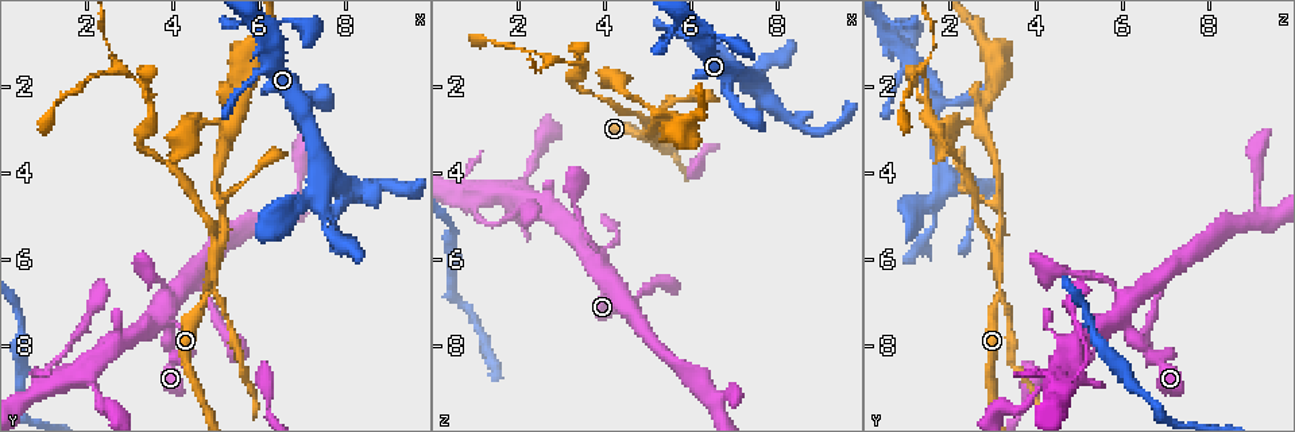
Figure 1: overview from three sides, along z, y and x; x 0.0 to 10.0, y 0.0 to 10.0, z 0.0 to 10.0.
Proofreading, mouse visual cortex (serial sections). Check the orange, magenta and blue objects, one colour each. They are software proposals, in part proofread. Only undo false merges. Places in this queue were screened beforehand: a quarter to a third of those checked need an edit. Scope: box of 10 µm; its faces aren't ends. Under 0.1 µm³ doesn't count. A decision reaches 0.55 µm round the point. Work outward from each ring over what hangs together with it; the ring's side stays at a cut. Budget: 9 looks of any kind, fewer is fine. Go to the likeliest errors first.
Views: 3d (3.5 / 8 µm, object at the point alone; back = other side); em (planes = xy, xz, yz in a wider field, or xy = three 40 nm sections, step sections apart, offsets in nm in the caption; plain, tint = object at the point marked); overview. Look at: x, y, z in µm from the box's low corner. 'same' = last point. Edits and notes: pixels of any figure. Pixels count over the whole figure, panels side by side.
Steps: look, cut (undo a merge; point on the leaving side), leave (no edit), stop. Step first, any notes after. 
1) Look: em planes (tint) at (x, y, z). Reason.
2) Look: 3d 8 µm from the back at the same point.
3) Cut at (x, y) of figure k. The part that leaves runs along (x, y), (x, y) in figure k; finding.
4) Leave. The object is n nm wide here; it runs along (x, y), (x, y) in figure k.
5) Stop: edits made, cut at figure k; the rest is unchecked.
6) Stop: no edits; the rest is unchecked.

Look: 3d 3.5 µm from the back at (5.00, 5.90, 3.10). Branch point.

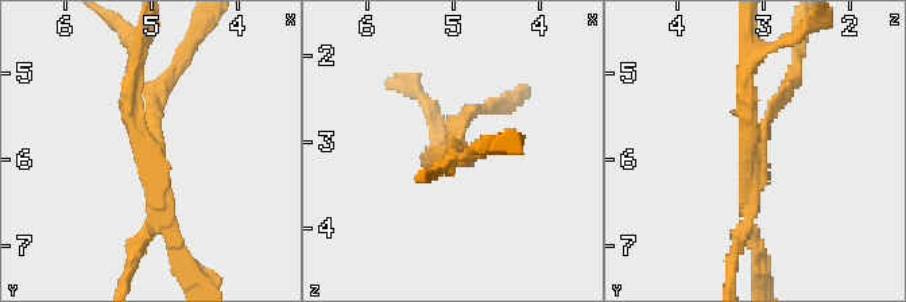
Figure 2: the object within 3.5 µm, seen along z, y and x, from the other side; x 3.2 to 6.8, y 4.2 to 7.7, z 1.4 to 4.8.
Look: em planes (plain) at (5.00, 5.85, 3.10). Shape alone is not enough.

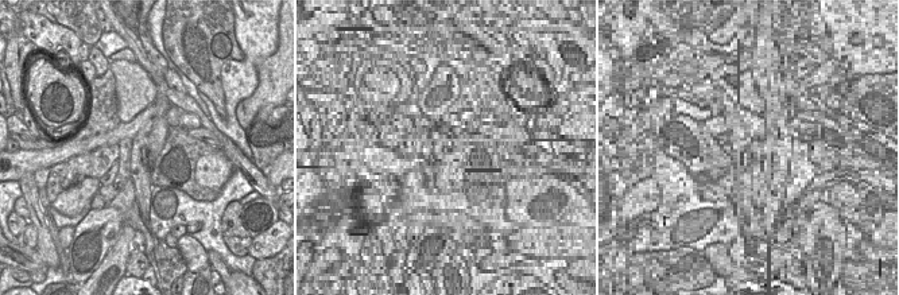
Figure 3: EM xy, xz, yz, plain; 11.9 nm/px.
Look: em planes (tint) at the same point.

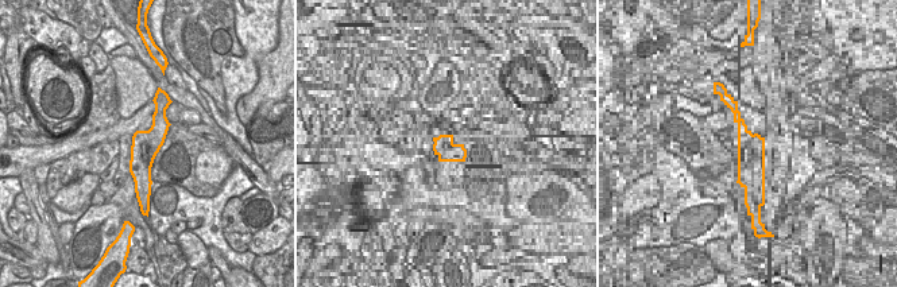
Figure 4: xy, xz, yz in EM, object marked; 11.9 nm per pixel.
Cut at (132, 262) of figure 2. 3 arms meet here; the arms are 150, 200, 200 nm wide; a second cell is stuck on.

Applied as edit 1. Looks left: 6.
Look: 3d 8 µm at (3.80, 7.30, 6.05).

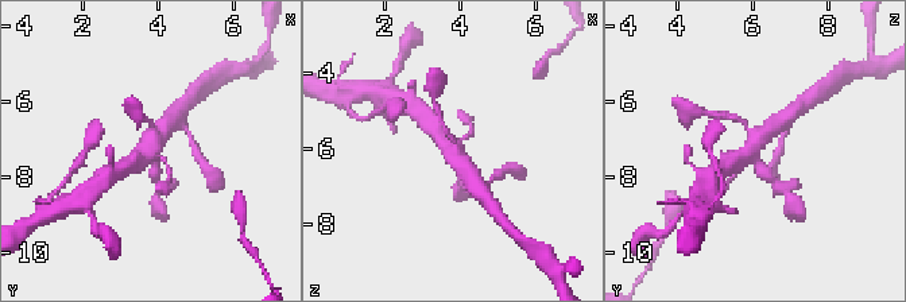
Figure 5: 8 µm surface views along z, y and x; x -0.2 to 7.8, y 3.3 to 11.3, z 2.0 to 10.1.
Look: em xy step 1 (tint) at the same point. Now the EM.

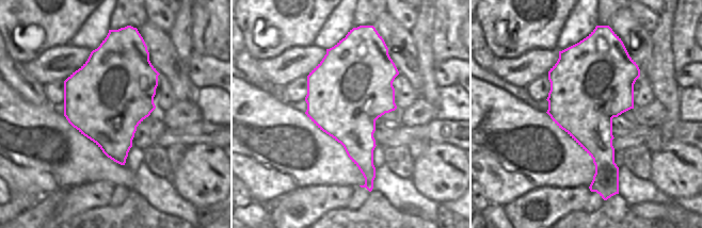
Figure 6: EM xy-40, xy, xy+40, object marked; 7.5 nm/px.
Leave. All the same cell.

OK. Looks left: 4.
Look: 3d 3.5 µm at (5.30, 3.00, 2.75). Narrows sharply.

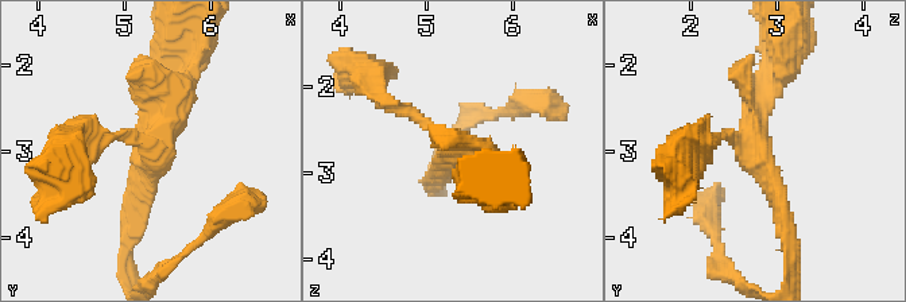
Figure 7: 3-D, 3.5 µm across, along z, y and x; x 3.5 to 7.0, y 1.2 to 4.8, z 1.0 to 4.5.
Look: em xy step 5 (tint) at (5.35, 2.95, 2.75). 3 arms meet here; the arms are 150, 200, 250 nm wide; now the EM.

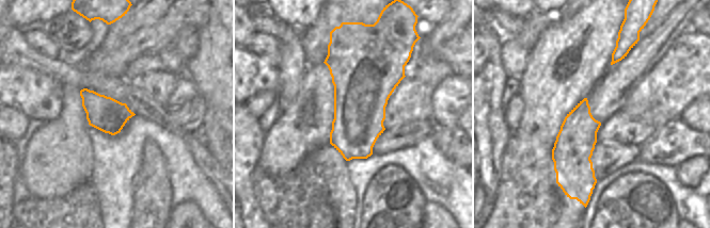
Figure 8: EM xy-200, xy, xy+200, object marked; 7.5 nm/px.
Leave. One cell here.

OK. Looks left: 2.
Look: 3d 3.5 µm at (7.50, 5.20, 1.60). Thin neck.

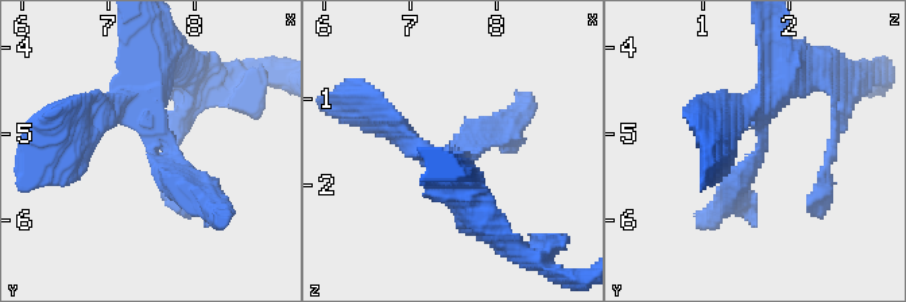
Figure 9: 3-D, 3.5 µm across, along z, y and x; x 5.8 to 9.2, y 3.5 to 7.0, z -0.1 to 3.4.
Look: em xy step 5 (tint) at (7.60, 5.25, 1.70). Need the tissue.

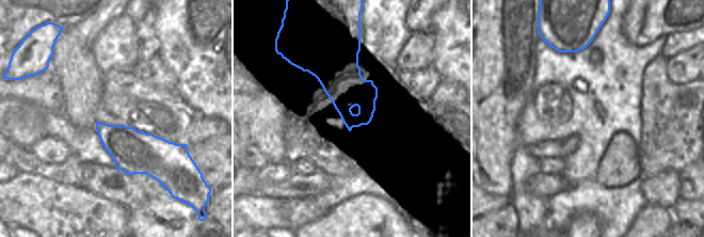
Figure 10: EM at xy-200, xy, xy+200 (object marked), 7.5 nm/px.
Leave. The object is 320 nm wide here; it runs along (788, 59), (759, 117), (763, 147), (719, 209) in figure 9; continuous, no second cell.

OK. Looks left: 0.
Stop: edits made, cut at figure 2; the rest is unchecked.

